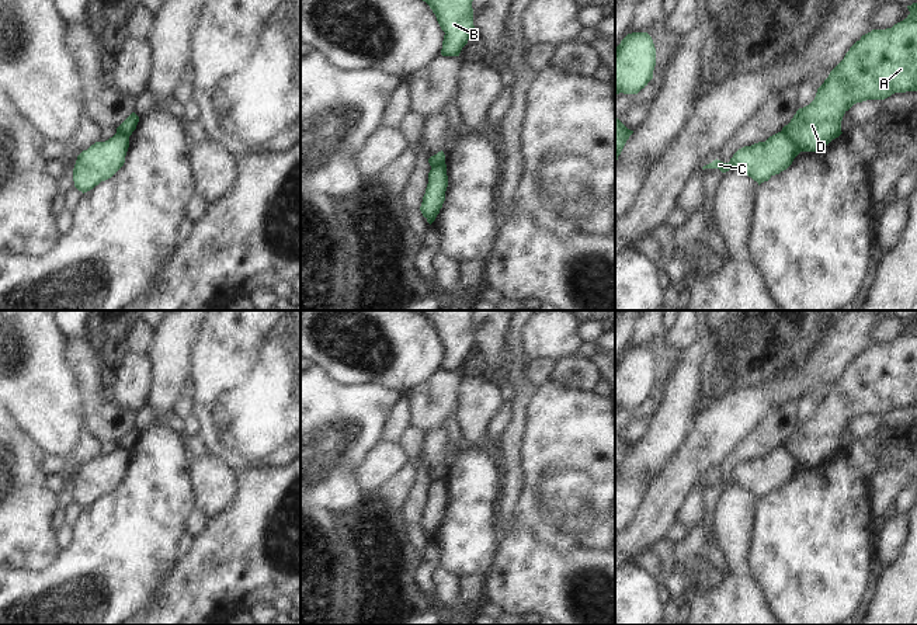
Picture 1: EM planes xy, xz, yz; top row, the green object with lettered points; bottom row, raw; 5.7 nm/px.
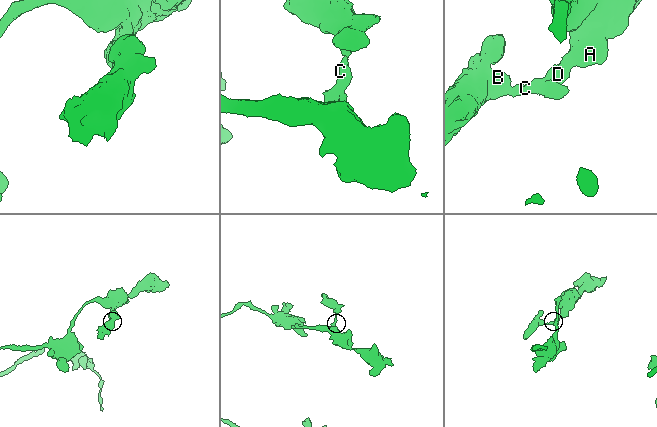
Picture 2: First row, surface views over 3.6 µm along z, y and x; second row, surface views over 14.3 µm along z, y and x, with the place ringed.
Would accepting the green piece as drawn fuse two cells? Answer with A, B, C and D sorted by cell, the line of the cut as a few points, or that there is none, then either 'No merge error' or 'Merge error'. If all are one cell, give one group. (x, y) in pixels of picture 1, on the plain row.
Groups: A D / B C. Split along yz (781, 445), (802, 465). Merge error.

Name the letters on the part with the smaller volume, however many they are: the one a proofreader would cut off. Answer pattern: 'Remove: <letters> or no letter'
Remove: B, C

